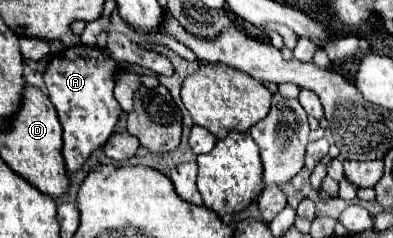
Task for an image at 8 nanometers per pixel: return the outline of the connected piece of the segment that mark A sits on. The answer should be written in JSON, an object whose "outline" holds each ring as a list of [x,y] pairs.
{"outline":[[[110,30],[106,46],[86,46],[76,44],[62,52],[58,52],[44,70],[44,84],[48,88],[50,102],[54,104],[60,124],[64,128],[64,160],[68,174],[76,172],[86,158],[100,146],[106,144],[110,134],[114,132],[118,118],[122,114],[120,104],[114,98],[114,82],[120,66],[138,64],[142,68],[150,68],[162,76],[172,76],[174,66],[172,62],[154,52],[146,50],[140,44],[130,42],[124,34]]]}

